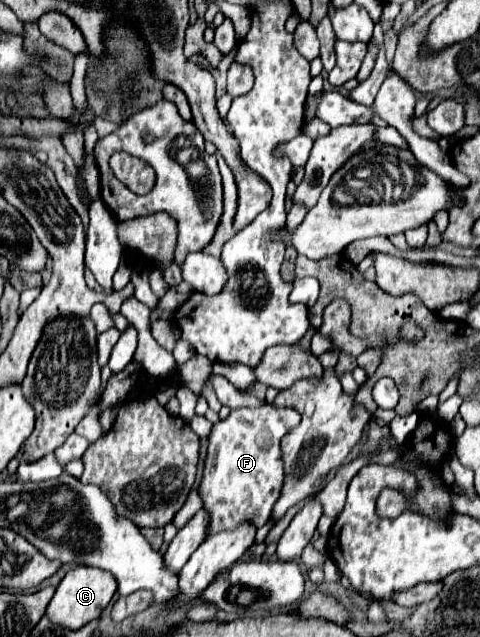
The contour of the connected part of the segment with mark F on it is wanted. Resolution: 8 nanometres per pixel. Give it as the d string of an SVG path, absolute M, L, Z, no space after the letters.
M273 405L239 407L233 409L227 419L213 425L205 473L199 487L205 511L211 515L209 533L235 529L245 519L251 519L257 527L263 527L269 521L285 477L279 443L295 425L299 425L299 413L295 409L281 409Z

